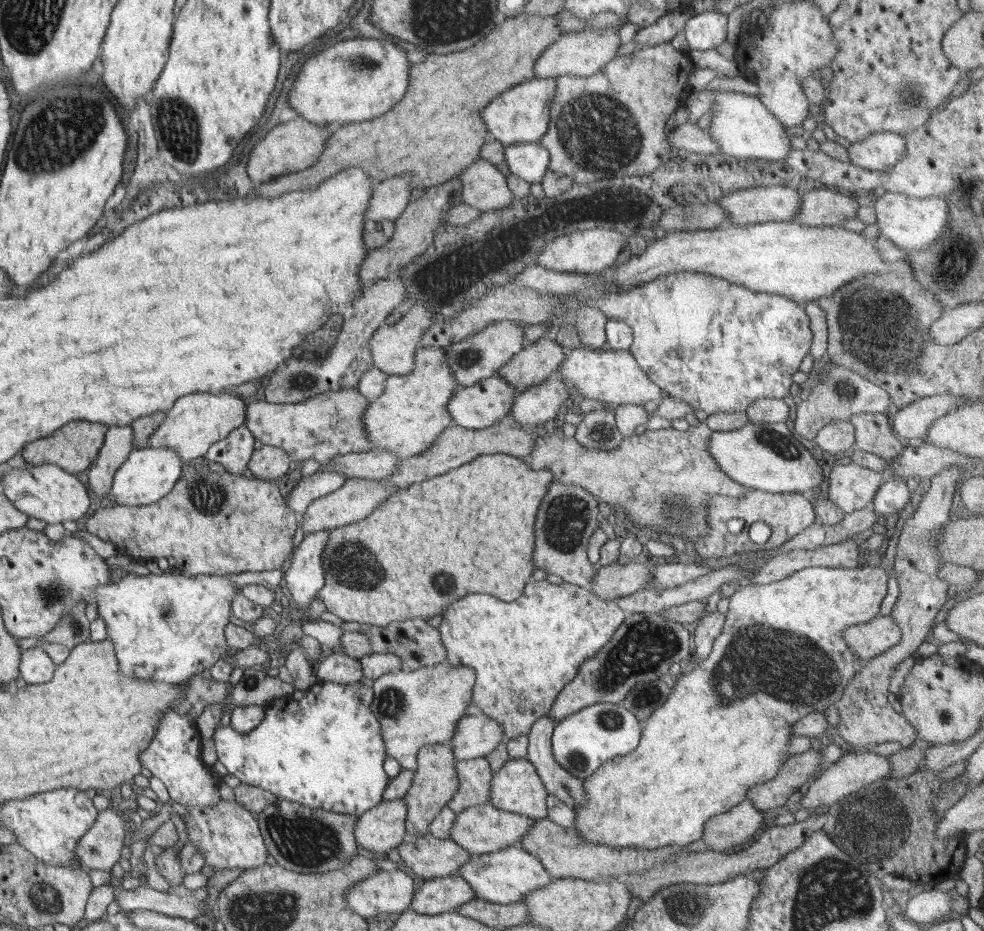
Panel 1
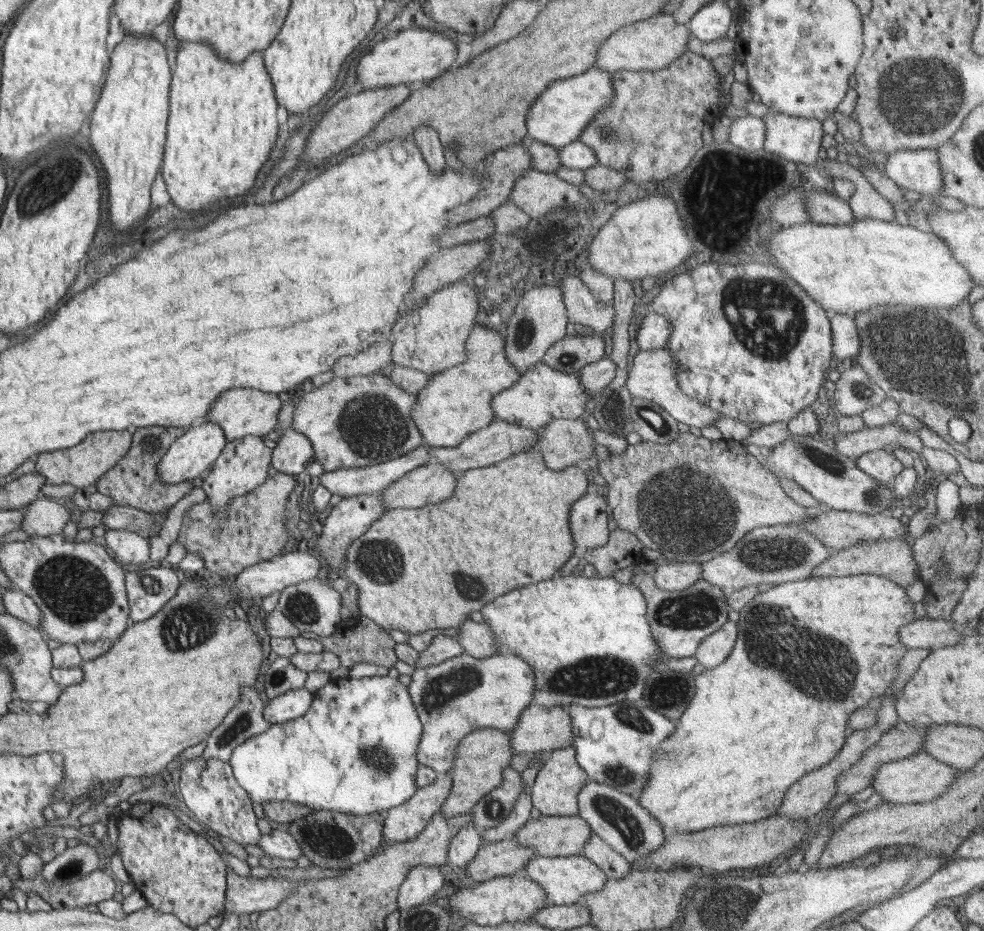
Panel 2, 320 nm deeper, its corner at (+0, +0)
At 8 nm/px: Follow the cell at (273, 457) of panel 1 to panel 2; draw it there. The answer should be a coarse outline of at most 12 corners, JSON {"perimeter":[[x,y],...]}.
{"perimeter":[[286,429],[272,449],[278,473],[300,474],[314,460],[305,434]]}

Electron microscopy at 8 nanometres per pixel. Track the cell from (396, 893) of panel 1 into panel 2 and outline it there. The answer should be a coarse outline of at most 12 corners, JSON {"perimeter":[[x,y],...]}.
{"perimeter":[[418,865],[401,884],[398,908],[430,901],[444,886],[438,867]]}

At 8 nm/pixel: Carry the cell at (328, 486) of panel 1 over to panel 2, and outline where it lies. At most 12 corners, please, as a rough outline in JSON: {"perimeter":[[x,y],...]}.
{"perimeter":[[422,444],[393,461],[324,471],[342,498],[380,493],[431,460]]}

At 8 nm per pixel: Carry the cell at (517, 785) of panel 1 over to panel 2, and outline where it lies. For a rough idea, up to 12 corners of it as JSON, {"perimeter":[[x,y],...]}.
{"perimeter":[[575,748],[550,752],[531,789],[550,817],[579,814],[590,780]]}

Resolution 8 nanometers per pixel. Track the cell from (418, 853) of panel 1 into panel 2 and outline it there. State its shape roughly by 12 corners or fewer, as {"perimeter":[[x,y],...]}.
{"perimeter":[[513,838],[481,844],[464,868],[484,882],[524,870],[536,854]]}

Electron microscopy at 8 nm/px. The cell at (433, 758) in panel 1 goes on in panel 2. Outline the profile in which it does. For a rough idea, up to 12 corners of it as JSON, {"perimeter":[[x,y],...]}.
{"perimeter":[[478,729],[457,748],[447,817],[498,788],[514,756],[510,732]]}

